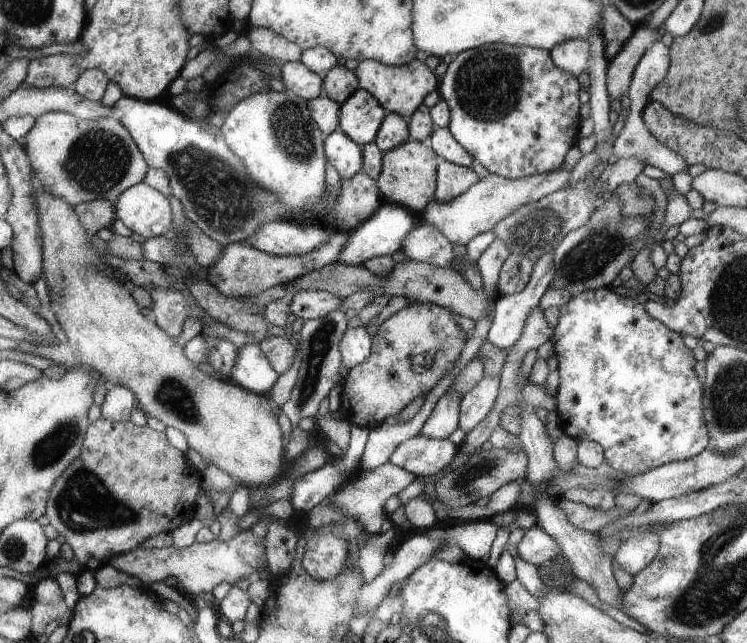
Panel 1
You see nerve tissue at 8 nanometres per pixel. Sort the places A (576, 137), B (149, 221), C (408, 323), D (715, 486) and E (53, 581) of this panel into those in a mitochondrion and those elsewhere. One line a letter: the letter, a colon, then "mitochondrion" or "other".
A: other
B: other
C: other
D: other
E: other

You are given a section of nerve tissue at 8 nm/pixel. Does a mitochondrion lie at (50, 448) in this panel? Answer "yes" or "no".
yes

